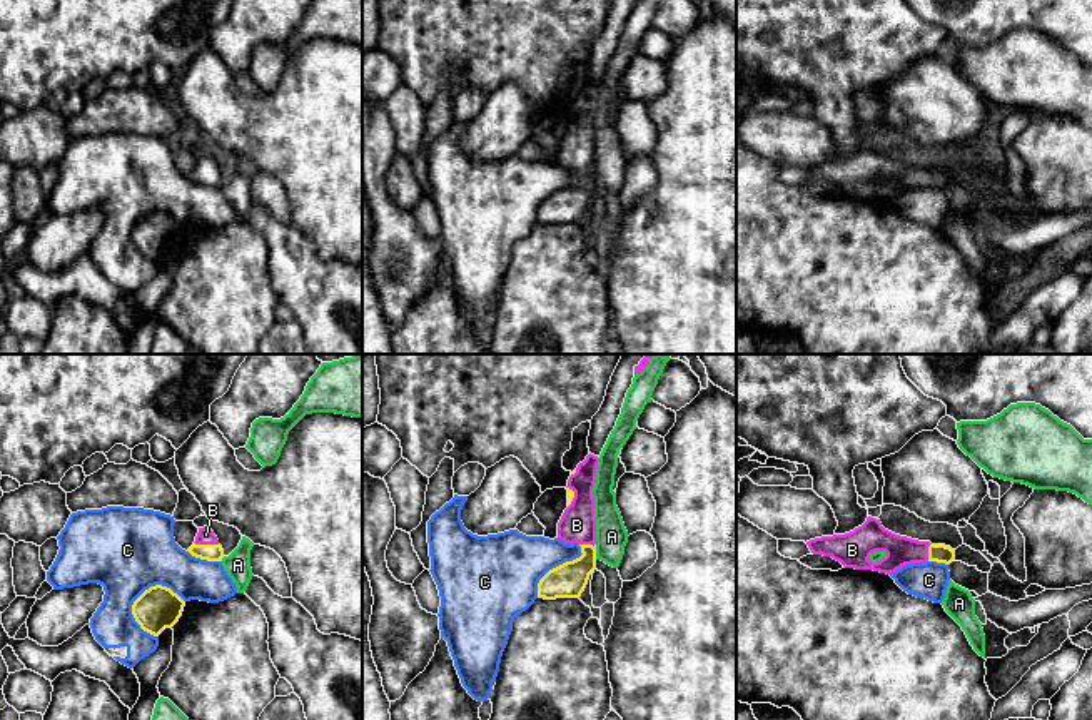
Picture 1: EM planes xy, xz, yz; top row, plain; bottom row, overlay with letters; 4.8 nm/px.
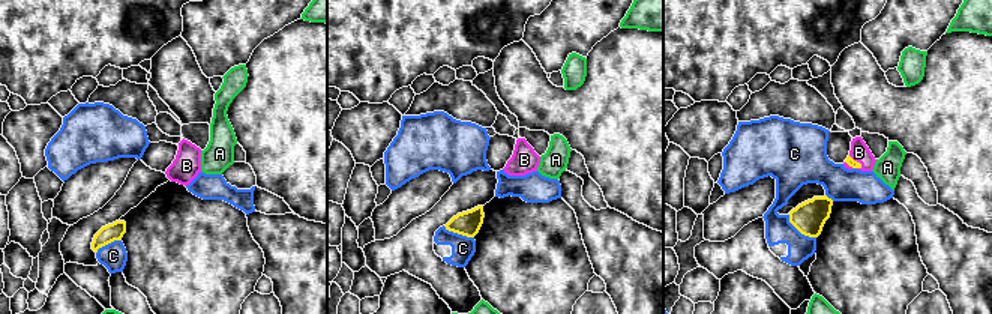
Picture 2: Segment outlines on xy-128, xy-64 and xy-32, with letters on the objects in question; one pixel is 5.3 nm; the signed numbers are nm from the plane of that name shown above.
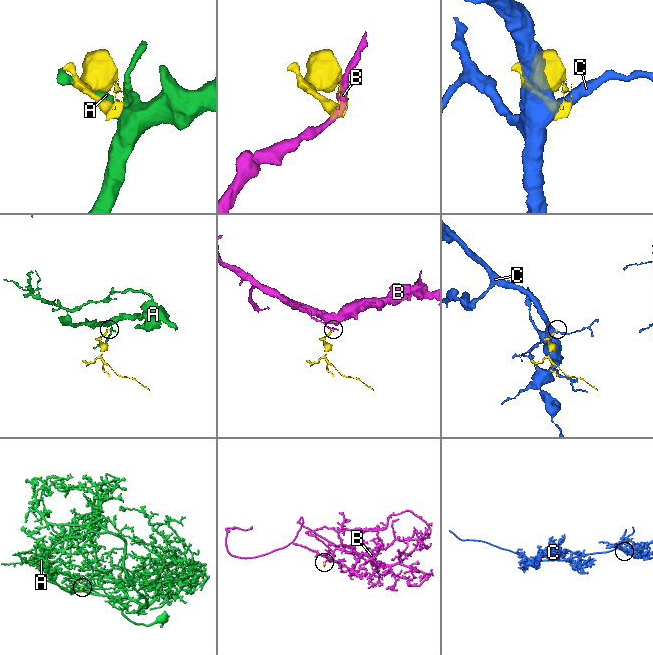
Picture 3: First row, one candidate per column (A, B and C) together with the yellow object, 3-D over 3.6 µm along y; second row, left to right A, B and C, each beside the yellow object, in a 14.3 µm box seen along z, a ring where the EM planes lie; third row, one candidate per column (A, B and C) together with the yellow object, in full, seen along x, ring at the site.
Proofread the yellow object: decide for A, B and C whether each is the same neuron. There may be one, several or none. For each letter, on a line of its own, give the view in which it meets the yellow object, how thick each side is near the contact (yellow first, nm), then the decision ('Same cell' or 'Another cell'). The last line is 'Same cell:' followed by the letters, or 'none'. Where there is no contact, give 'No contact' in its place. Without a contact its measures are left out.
A: Touches yellow in xz. Thickness 170 nm (yellow) against 160 nm. Another cell
B: Touches yellow in xy. Thickness 80 nm (yellow) against 80 nm. Same cell
C: Touches yellow in xy. Thickness 200 nm (yellow) against 420 nm. Another cell
Same cell: B

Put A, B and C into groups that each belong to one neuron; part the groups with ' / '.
A / B / C

